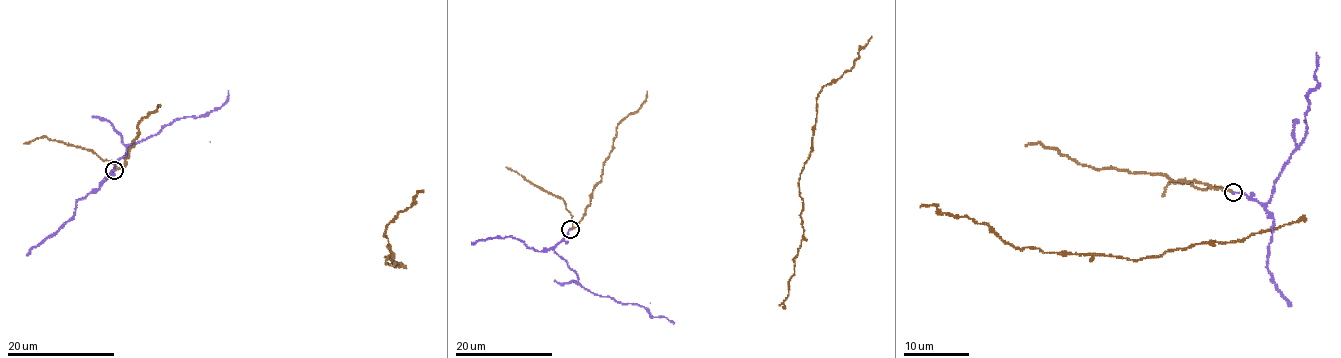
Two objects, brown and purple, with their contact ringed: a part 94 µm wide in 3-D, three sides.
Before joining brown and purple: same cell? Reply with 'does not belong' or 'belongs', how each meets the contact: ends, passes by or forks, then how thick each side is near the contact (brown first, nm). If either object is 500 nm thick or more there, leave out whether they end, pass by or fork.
belongs; brown passes by; purple ends; calibres 200 and 200 nm

